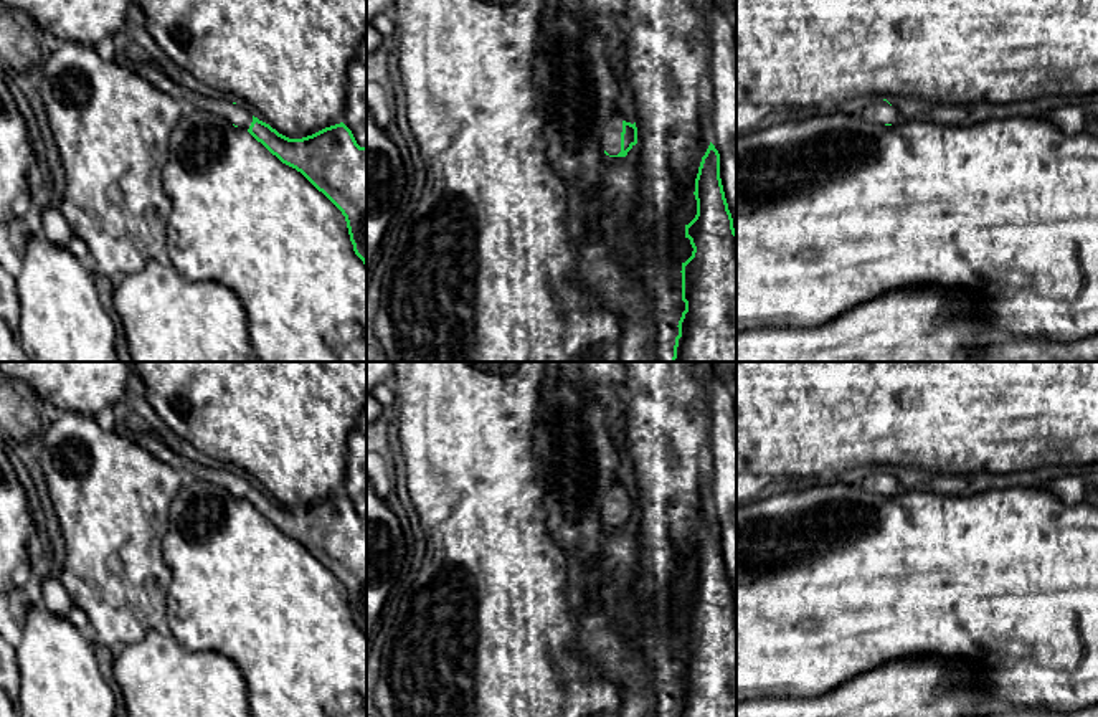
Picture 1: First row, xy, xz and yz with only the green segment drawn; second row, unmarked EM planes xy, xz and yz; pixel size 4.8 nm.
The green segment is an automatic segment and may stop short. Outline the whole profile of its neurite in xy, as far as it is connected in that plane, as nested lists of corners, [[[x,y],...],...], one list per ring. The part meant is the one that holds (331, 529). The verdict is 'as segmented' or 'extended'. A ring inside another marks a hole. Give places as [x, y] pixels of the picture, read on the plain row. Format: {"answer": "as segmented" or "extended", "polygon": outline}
{"answer": "extended", "polygon": [[[109,415],[104,421],[182,474],[190,472],[246,499],[282,534],[301,542],[342,582],[353,621],[367,636],[367,515],[360,517],[343,492],[302,509],[289,509],[236,472],[213,468],[208,461],[192,461],[173,451],[125,415]]]}

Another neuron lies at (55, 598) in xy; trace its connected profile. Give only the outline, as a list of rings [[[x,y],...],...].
[[[56,575],[43,580],[41,605],[56,616],[68,616],[73,600]]]

